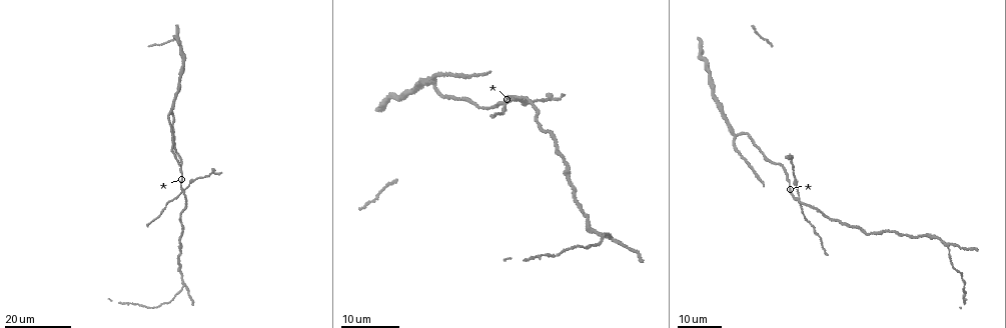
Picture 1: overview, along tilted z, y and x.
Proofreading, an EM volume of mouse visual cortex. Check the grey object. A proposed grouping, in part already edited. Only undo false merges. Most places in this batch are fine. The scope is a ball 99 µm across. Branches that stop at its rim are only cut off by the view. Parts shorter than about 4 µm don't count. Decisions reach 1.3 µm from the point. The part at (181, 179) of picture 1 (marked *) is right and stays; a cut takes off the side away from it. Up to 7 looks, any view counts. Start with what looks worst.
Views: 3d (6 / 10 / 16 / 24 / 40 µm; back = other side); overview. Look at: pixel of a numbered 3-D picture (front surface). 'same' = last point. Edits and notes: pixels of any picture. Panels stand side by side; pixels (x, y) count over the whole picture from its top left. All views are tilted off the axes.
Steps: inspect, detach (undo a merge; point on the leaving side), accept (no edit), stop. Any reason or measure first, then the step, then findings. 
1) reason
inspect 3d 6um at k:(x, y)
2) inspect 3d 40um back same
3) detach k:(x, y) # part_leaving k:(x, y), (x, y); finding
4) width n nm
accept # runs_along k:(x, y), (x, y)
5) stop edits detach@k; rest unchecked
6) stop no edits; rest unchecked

small branch off a trunk
inspect 3d 16um at 1:(796, 200)

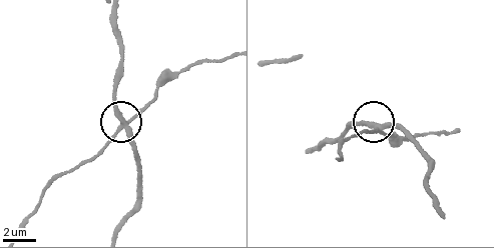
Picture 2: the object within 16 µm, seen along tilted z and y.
zoom in
inspect 3d 10um at 2:(125, 125)

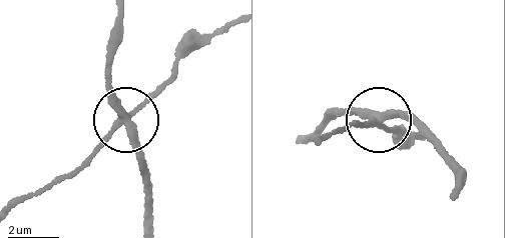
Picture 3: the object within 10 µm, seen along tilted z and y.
width 280 nm
detach 3:(98, 148) # a second neuron is stuck on

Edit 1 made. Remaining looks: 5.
inspect overview

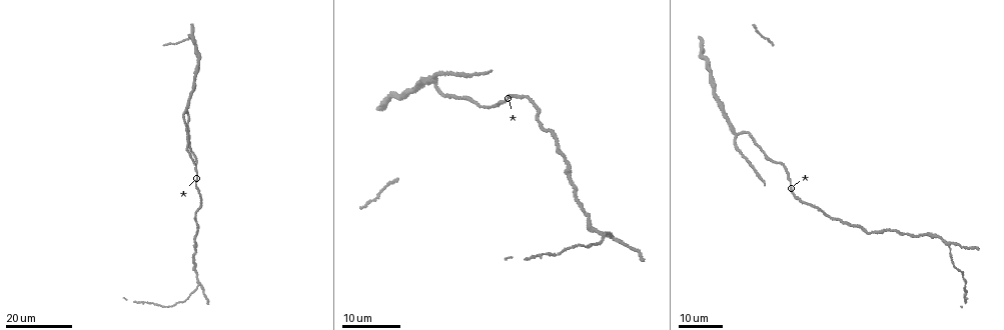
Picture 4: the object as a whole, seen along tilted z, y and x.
inspect 3d 24um at 4:(951, 244)

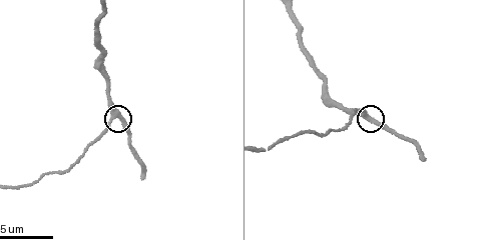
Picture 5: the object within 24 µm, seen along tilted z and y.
zoom in
inspect 3d 10um at 5:(370, 116)

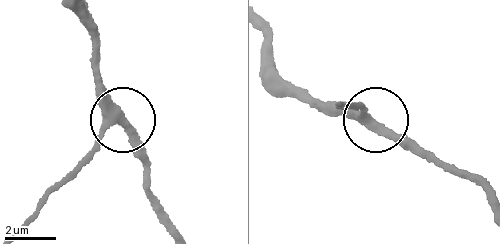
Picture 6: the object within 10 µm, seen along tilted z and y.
arms 3
accept # runs_along 6:(266, 39), (275, 79), (426, 149); all the same neuron

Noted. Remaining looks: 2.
calibre changes
inspect 3d 10um at 5:(336, 106)

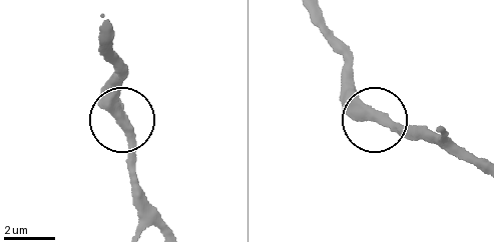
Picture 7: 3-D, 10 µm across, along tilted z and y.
width 370 nm
accept # runs_along 7:(101, 30), (101, 50), (120, 74), (111, 94), (137, 184); all the same neuron

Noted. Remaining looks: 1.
stop edits detach@3; rest unchecked

